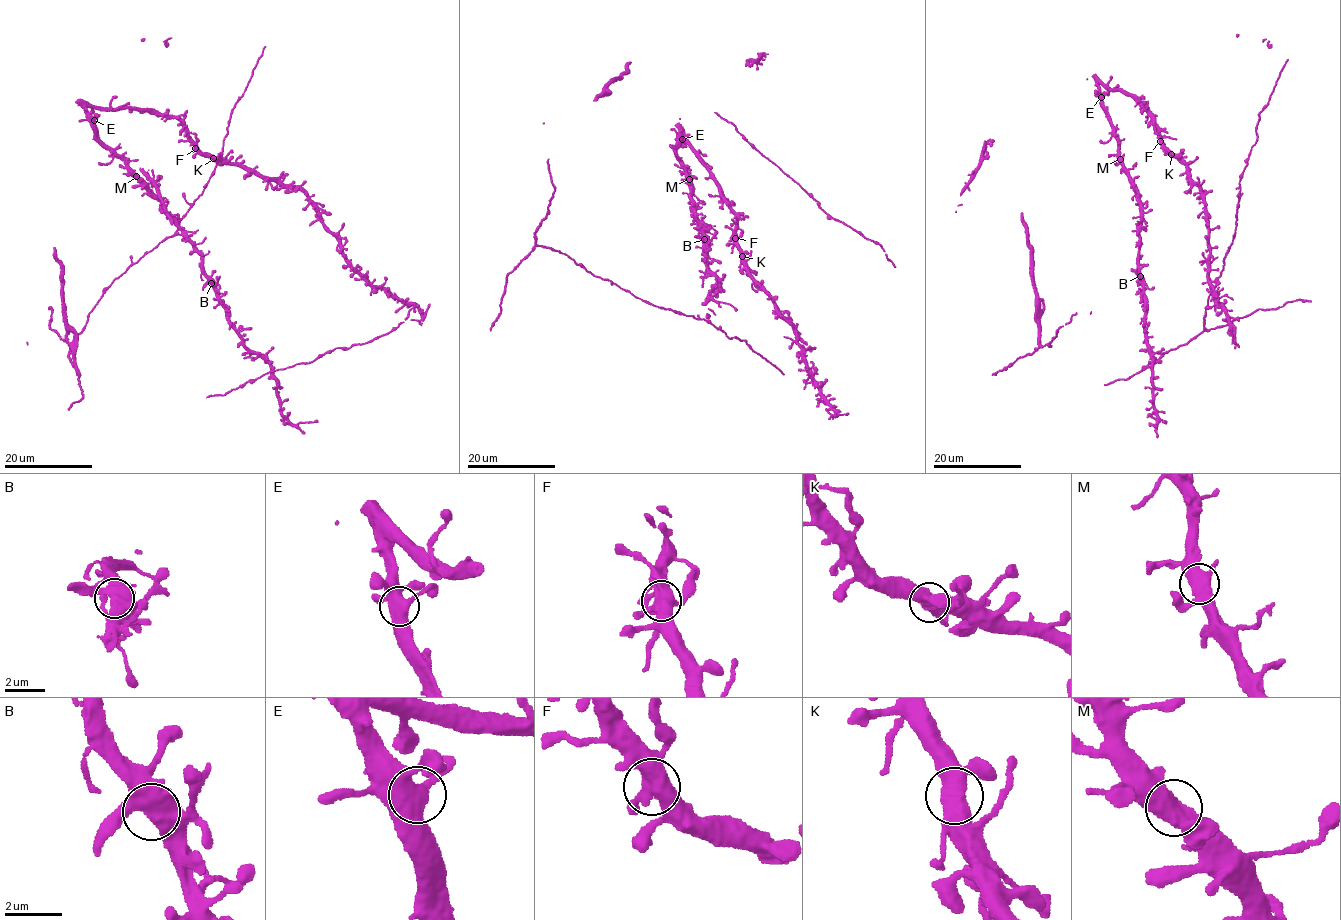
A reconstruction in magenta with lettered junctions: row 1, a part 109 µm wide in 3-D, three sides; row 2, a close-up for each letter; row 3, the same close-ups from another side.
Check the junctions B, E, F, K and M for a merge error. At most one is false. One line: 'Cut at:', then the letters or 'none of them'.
Cut at: none of them

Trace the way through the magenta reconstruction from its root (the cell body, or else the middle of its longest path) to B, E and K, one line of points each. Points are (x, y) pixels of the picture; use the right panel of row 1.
B: (1152, 119), (1134, 96), (1100, 83), (1102, 108), (1139, 208), (1140, 276)
E: (1152, 119), (1134, 96), (1104, 88), (1100, 83), (1101, 97)
K: (1152, 119), (1154, 128), (1171, 154)

